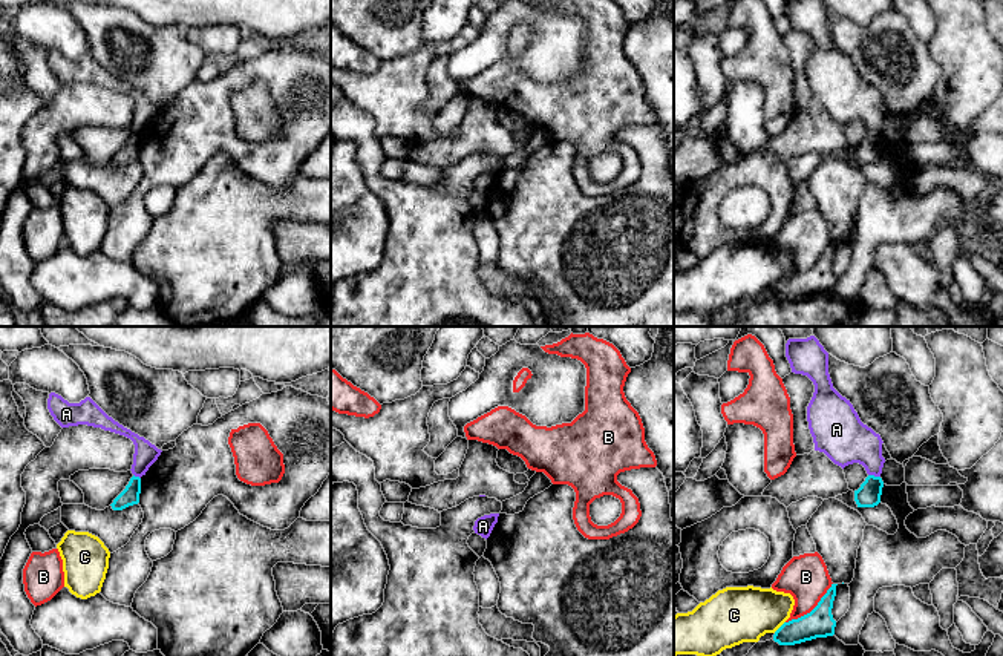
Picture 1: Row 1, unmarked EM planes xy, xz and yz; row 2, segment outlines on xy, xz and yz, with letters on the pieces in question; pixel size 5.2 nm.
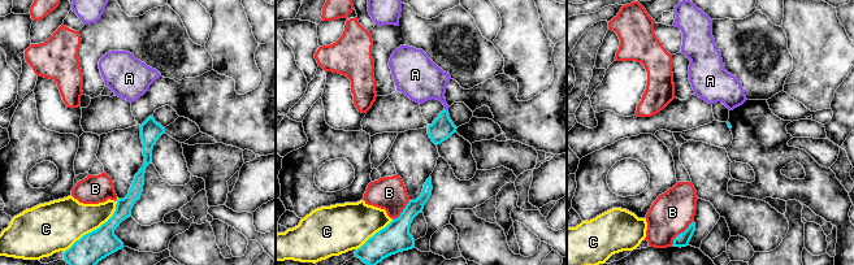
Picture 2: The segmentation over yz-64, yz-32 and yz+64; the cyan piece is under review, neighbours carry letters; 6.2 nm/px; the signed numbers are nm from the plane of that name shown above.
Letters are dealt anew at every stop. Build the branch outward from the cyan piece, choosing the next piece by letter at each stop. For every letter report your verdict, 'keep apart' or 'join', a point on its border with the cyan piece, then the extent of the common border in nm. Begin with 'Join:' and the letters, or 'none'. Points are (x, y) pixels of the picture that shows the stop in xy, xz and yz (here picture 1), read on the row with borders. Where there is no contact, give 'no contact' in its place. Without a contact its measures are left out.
Join: none
A: keep apart; contact yz (873, 475); length 70 nm
B: keep apart; contact yz (813, 609); length 320 nm
C: keep apart; contact yz (780, 627); length 90 nm

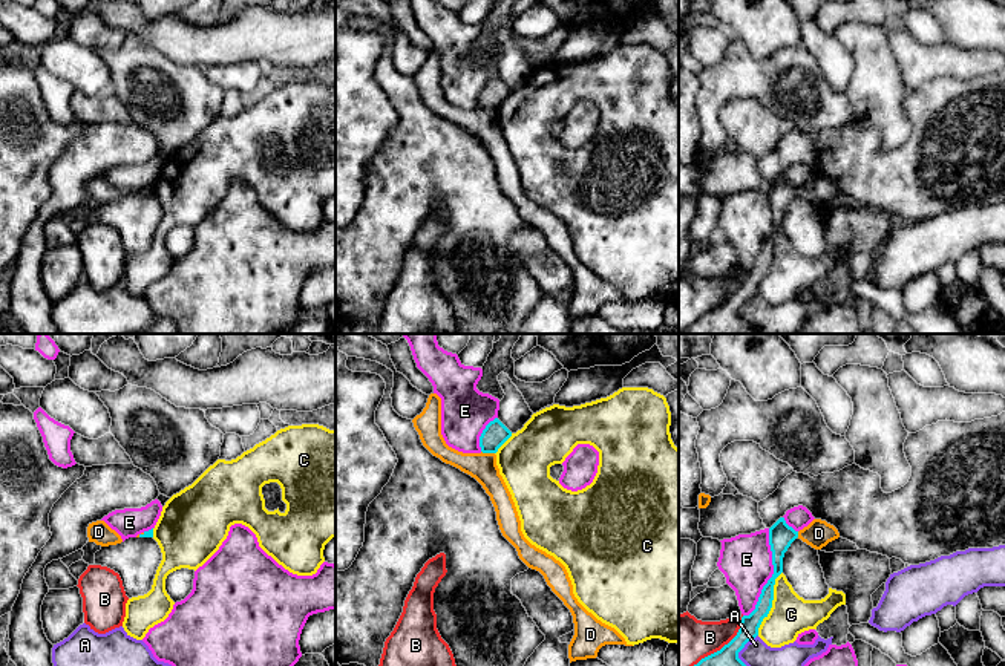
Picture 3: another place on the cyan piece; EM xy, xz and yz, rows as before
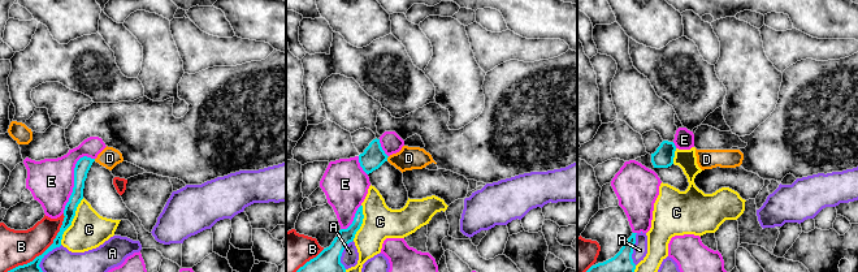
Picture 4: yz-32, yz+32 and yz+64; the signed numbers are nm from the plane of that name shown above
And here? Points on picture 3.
Join: none
A: keep apart; contact yz (742, 648); length 180 nm
B: keep apart; contact yz (725, 645); length 380 nm
C: keep apart; contact yz (771, 603); length 360 nm
D: keep apart; contact xz (487, 452); length 70 nm
E: keep apart; contact yz (772, 574); length 480 nm

